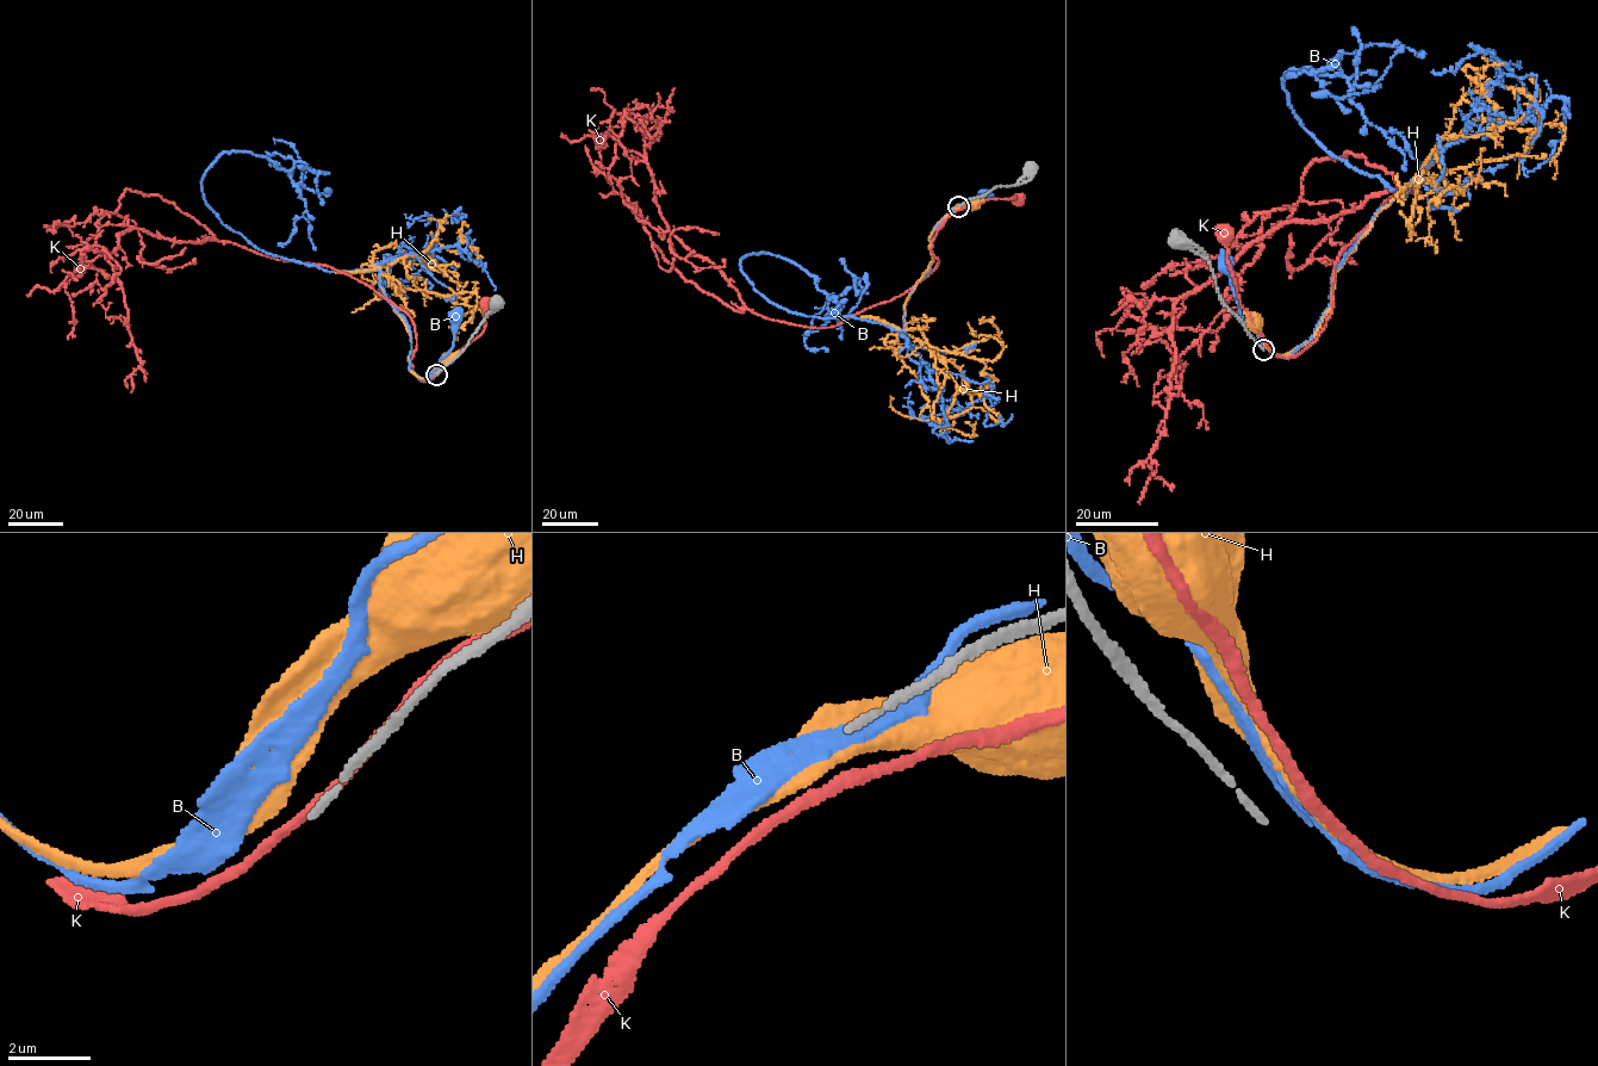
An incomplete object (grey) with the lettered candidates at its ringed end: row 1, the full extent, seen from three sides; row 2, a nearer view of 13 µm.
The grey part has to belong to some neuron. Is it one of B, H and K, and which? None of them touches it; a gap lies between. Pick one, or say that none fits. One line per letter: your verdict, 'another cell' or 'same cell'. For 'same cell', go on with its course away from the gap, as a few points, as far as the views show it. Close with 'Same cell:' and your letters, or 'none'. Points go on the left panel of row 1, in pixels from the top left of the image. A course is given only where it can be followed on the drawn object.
B: another cell
H: another cell
K: another cell
Same cell: none

